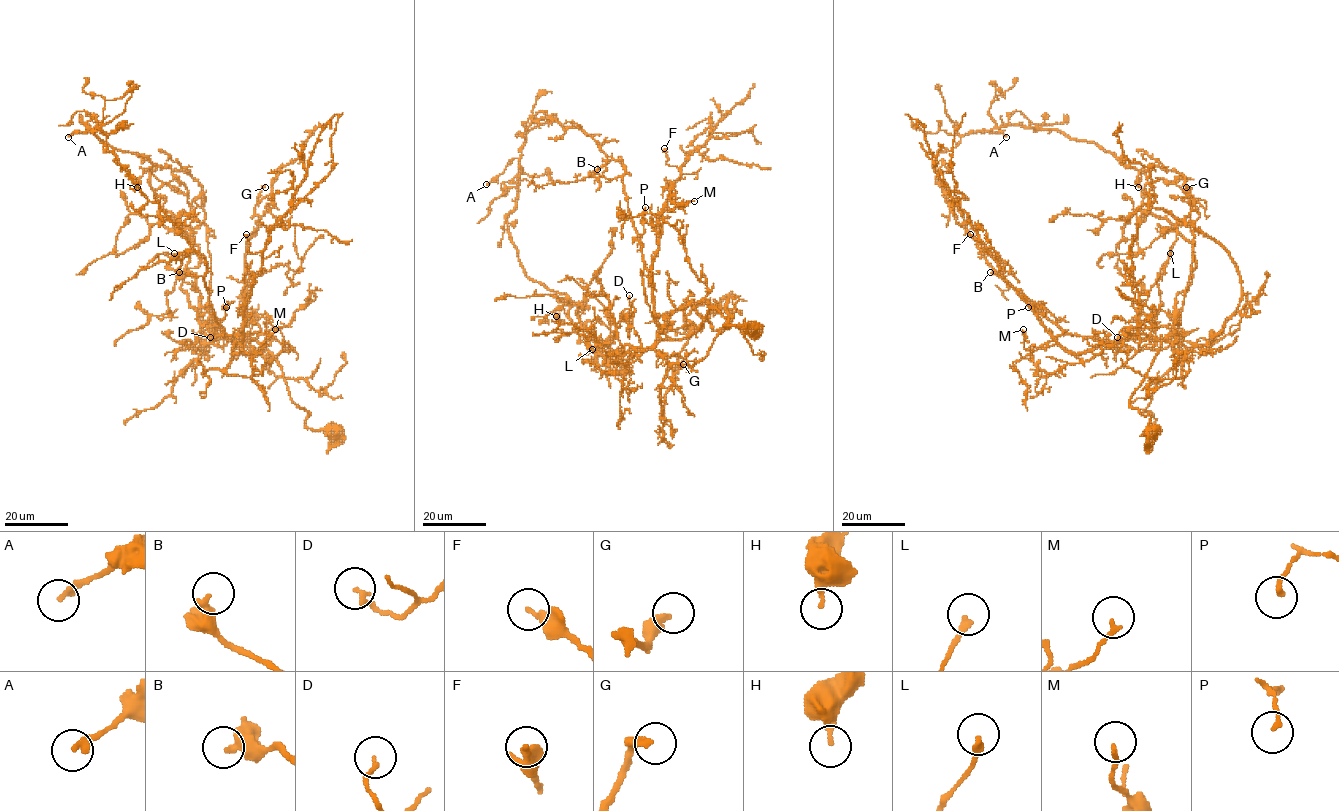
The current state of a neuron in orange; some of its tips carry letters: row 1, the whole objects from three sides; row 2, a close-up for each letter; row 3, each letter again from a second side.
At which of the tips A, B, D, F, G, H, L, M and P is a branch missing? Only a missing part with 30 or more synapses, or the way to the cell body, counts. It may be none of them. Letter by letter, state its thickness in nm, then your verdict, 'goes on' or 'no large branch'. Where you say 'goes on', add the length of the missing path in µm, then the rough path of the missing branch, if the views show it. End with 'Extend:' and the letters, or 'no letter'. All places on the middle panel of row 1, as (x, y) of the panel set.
A: 240 nm | no large branch
B: 400 nm | no large branch
D: 170 nm | no large branch
F: 170 nm | no large branch
G: 320 nm | goes on | 20 µm | (683, 364), (694, 354), (697, 342), (706, 337), (704, 331)
H: 280 nm | no large branch
L: 190 nm | no large branch
M: 150 nm | no large branch
P: 150 nm | no large branch
Extend: G

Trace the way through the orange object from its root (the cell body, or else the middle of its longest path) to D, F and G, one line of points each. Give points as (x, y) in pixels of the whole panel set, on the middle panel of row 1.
D: (750, 331), (725, 329), (728, 319), (710, 308), (691, 335), (659, 339), (643, 352), (627, 322), (629, 295)
F: (750, 331), (725, 329), (710, 308), (691, 335), (658, 336), (652, 265), (680, 177), (664, 148)
G: (750, 331), (725, 329), (710, 308), (691, 335), (657, 343), (665, 420), (683, 364)

